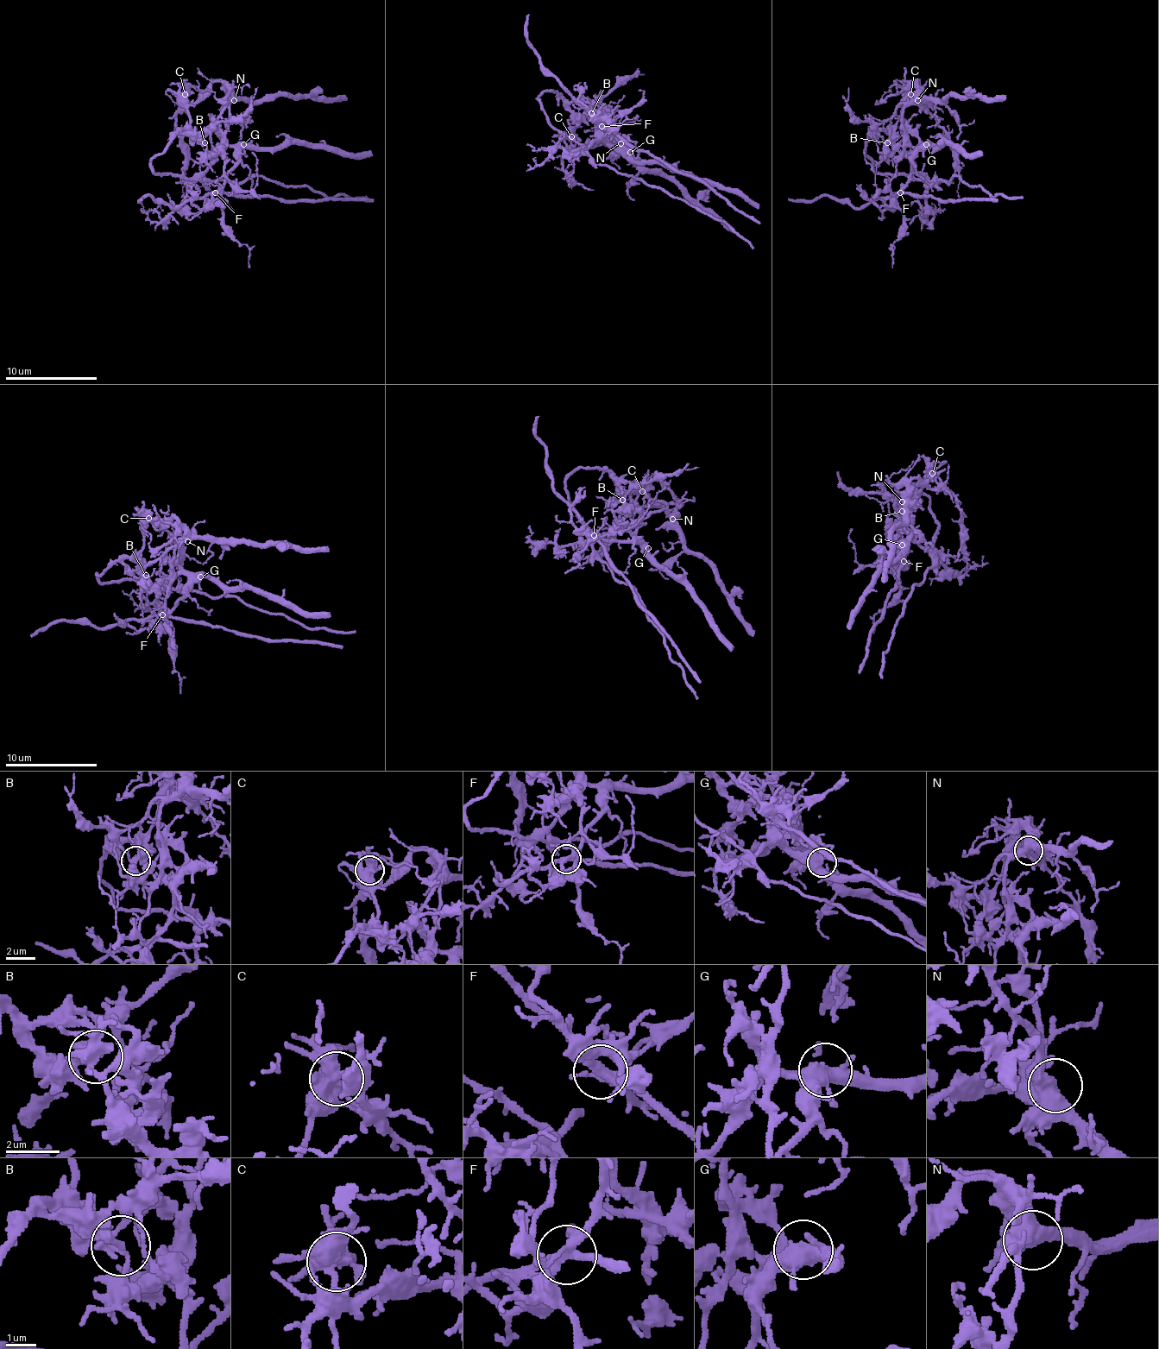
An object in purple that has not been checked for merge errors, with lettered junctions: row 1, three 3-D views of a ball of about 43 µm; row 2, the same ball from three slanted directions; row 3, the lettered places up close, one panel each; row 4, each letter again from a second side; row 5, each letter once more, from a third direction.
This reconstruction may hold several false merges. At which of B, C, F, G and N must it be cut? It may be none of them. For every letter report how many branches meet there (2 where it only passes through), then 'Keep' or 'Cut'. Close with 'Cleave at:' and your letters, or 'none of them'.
B: Branches: 3. Cut
C: Branches: 6. Cut
F: Branches: 5. Cut
G: Branches: 3. Keep
N: Branches: 4. Keep
Cleave at: B, C, F

